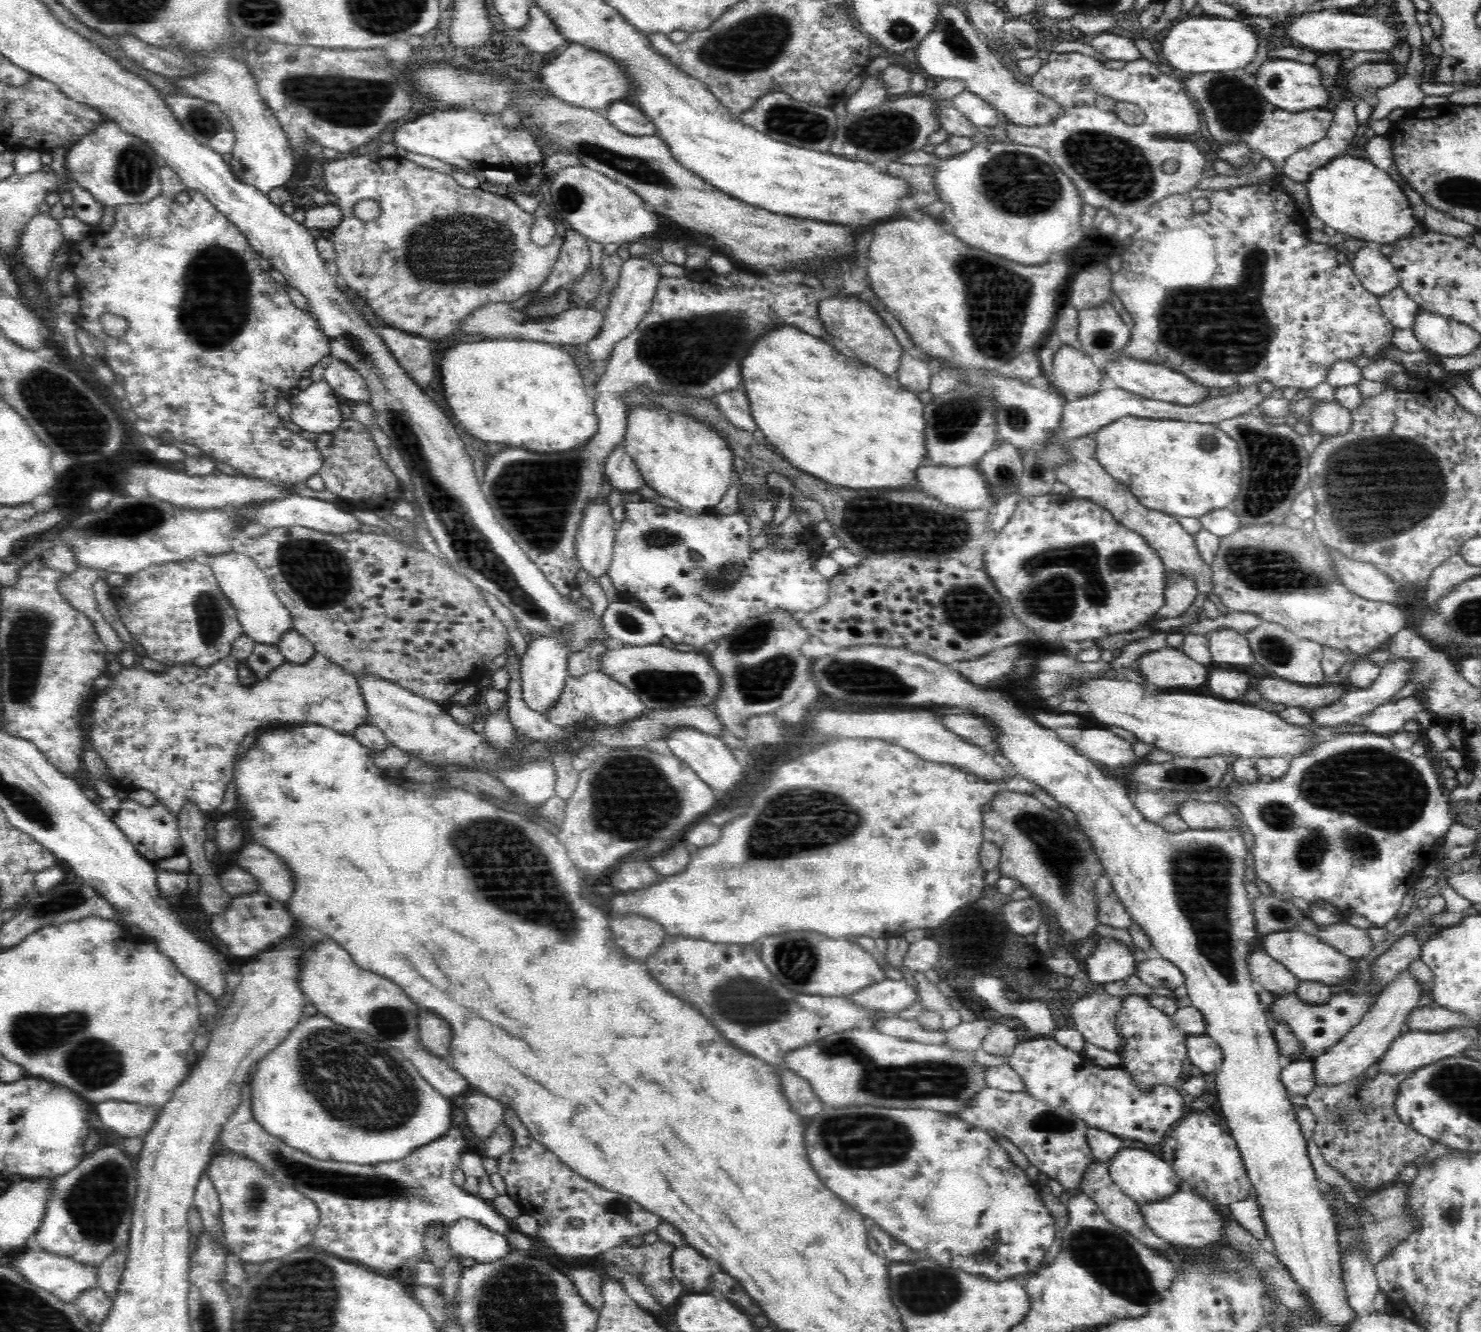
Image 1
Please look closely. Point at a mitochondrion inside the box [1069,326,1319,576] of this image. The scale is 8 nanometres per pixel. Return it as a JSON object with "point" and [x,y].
{"point":[1275,459]}

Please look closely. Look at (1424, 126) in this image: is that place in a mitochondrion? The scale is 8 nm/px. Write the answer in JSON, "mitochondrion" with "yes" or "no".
{"mitochondrion":"no"}

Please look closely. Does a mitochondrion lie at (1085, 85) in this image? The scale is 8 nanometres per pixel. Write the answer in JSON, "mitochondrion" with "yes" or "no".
{"mitochondrion":"no"}

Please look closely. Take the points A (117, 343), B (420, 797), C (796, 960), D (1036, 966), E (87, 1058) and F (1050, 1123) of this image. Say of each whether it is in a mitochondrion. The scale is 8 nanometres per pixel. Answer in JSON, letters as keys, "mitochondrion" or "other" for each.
{"A":"other","B":"other","C":"mitochondrion","D":"other","E":"mitochondrion","F":"mitochondrion"}

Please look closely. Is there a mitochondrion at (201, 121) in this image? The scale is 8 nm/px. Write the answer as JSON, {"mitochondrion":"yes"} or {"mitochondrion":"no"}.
{"mitochondrion":"yes"}

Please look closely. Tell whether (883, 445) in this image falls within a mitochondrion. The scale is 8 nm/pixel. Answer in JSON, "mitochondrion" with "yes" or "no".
{"mitochondrion":"no"}

